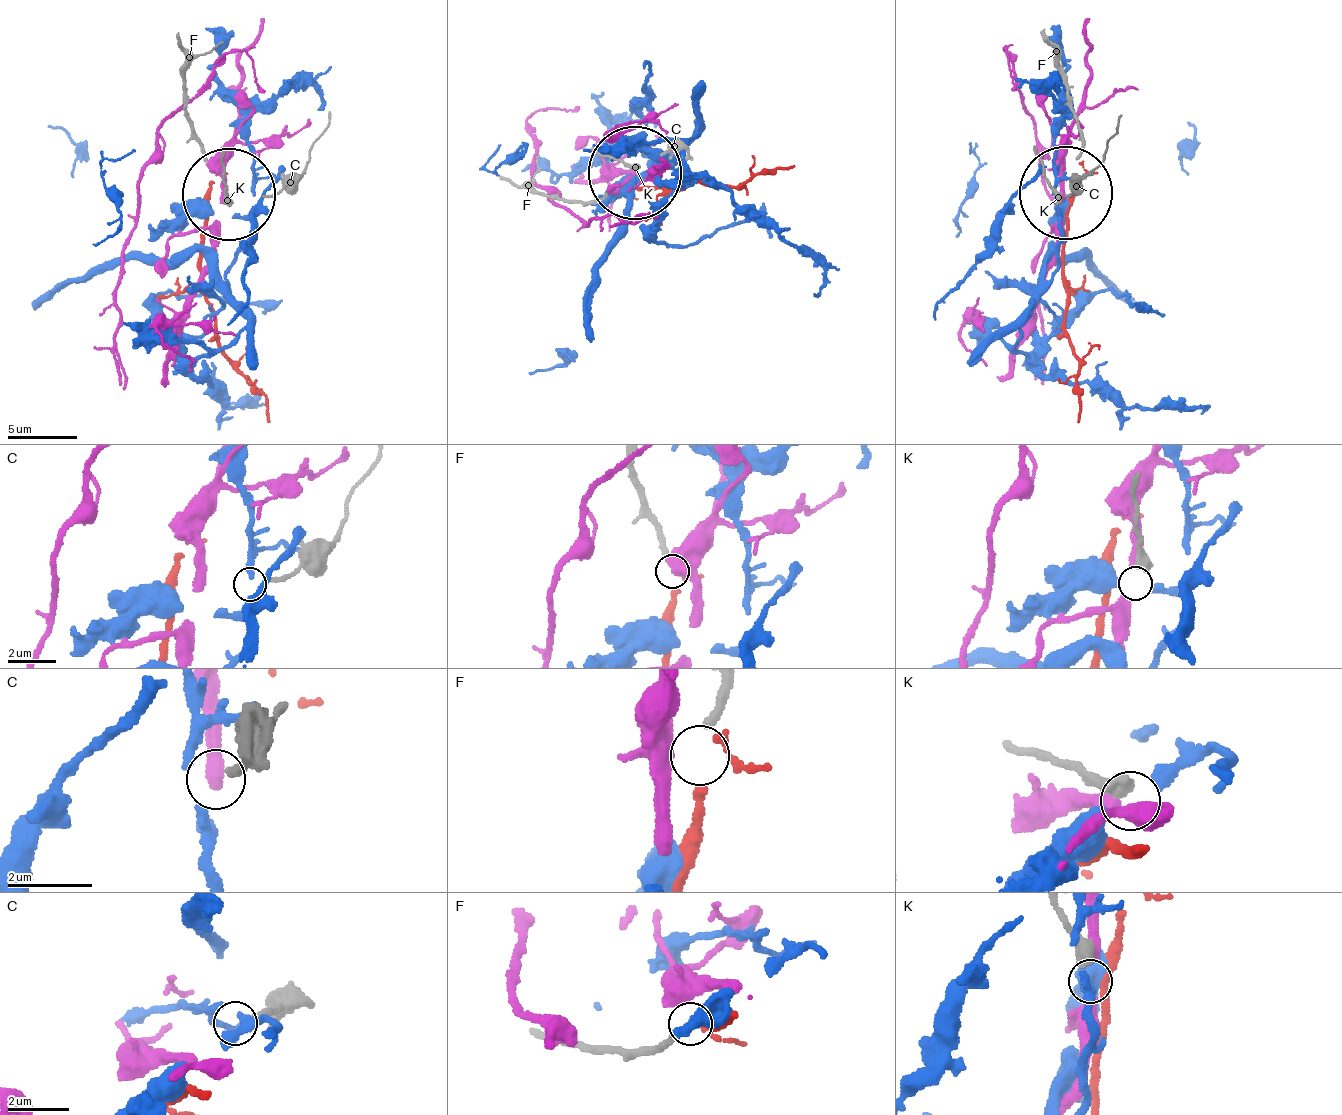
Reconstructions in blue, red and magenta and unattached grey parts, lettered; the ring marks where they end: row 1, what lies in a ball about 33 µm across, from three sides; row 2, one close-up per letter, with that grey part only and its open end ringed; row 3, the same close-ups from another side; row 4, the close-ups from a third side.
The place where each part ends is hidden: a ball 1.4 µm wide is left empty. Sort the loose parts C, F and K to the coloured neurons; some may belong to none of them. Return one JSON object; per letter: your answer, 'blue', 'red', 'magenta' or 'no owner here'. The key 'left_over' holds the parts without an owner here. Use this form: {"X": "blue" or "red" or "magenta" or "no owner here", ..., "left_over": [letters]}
{"C": "no owner here", "F": "red", "K": "no owner here", "left_over": ["C", "K"]}

